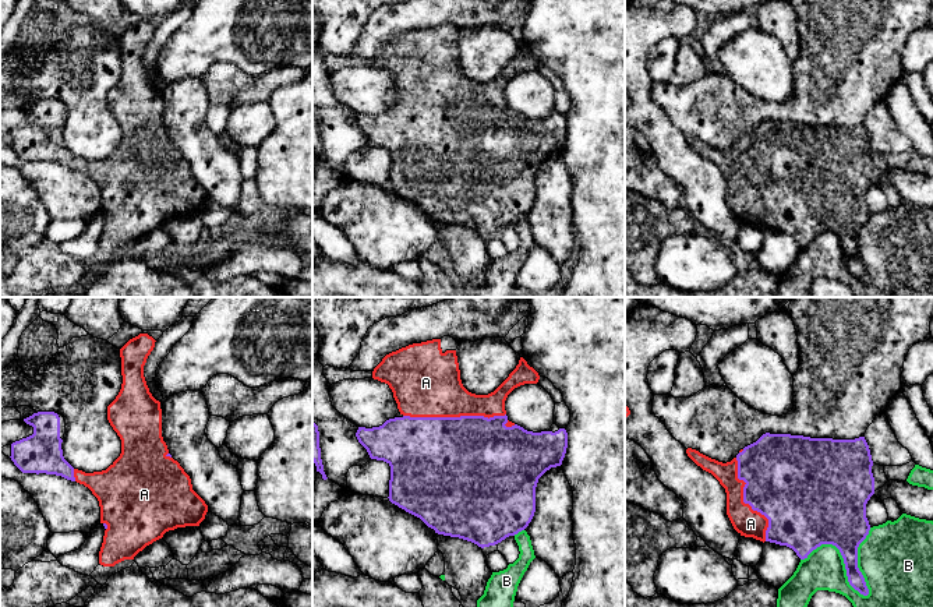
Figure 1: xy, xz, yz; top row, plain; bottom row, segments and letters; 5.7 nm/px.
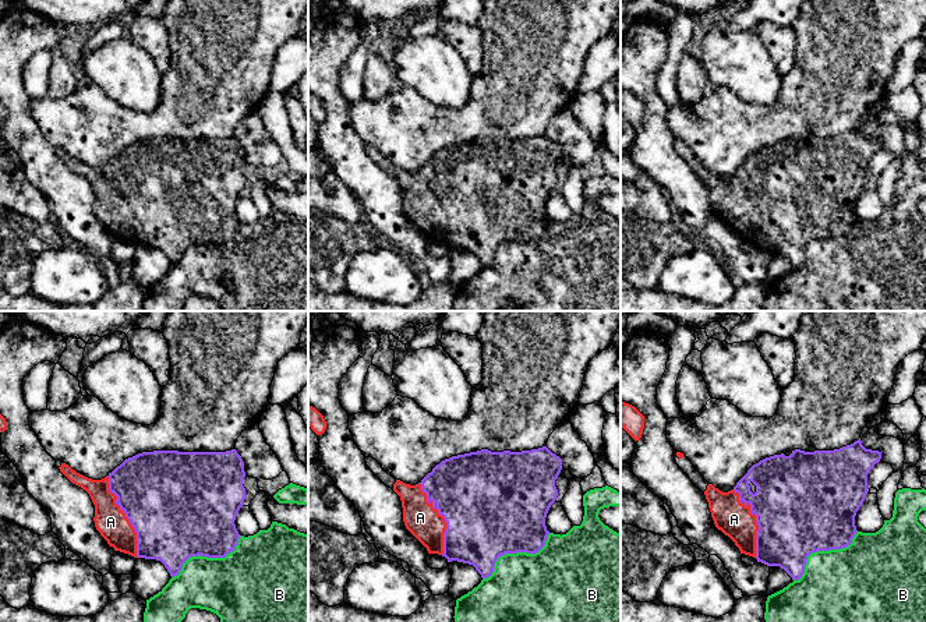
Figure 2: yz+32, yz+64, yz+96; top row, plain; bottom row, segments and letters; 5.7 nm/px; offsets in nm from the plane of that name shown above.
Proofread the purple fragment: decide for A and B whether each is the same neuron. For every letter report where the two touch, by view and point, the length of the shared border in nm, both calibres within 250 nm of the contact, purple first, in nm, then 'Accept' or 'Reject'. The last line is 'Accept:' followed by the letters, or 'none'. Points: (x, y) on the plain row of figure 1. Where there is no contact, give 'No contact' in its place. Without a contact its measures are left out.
A: Touches purple at xz (453, 105). Shared border 600 nm. Thickness 500 nm (purple) against 380 nm. Accept
B: Touches purple at yz (843, 244). Shared border 440 nm. Thickness 340 nm (purple) against 320 nm. Reject
Accept: A

